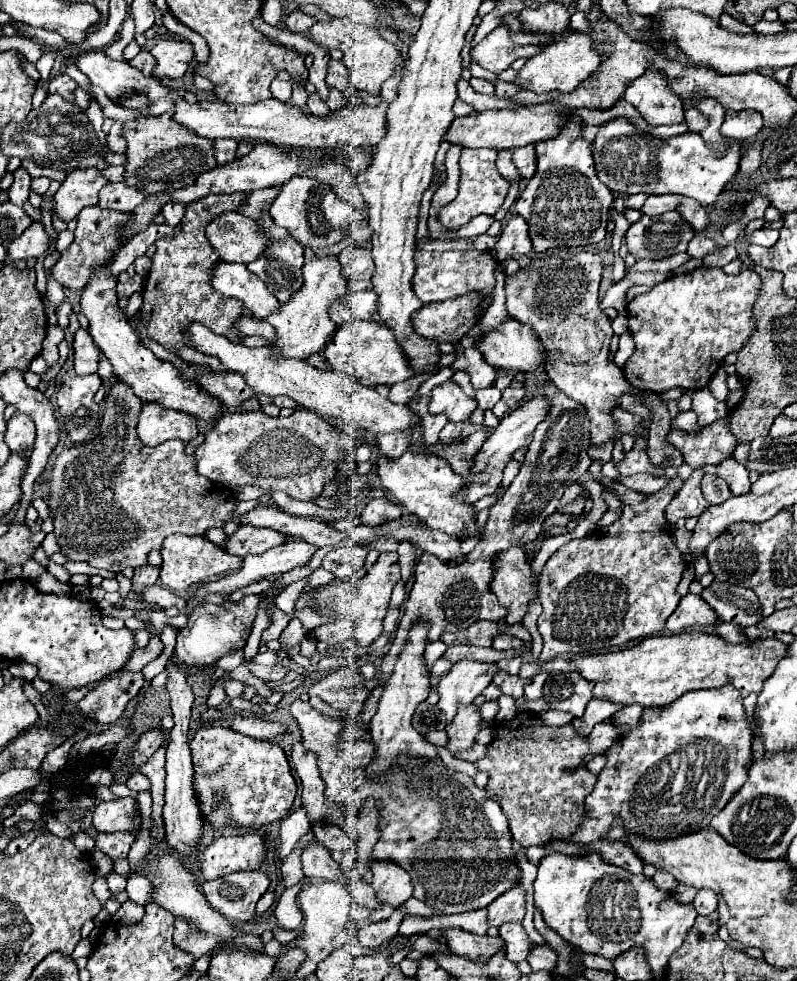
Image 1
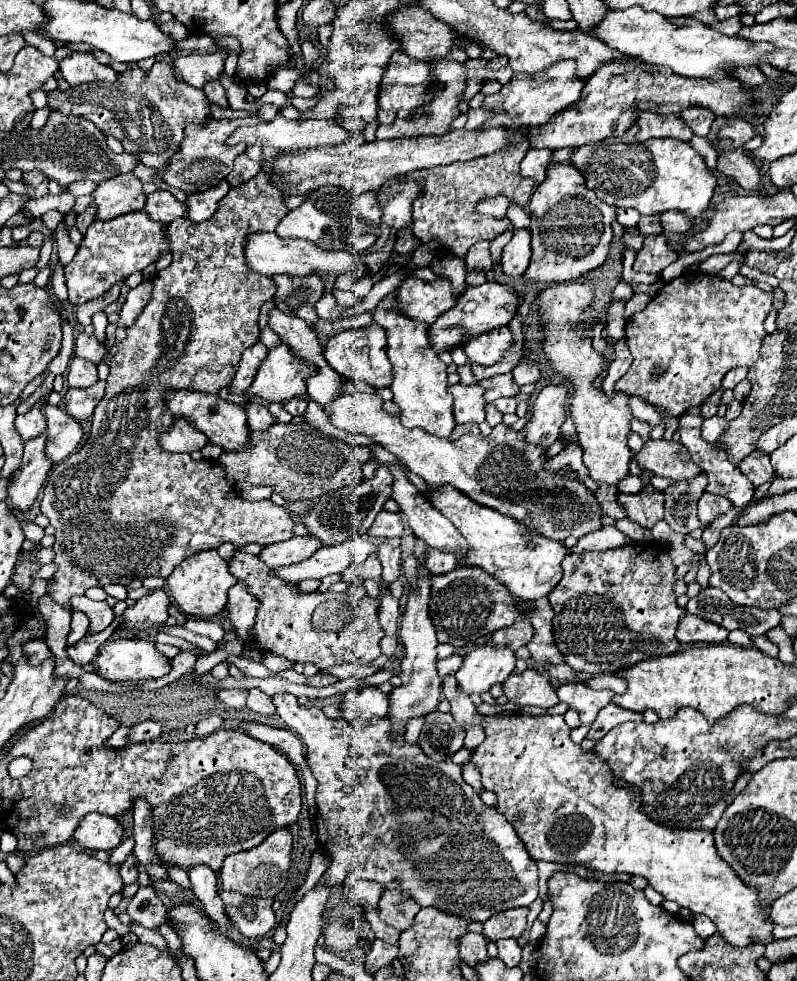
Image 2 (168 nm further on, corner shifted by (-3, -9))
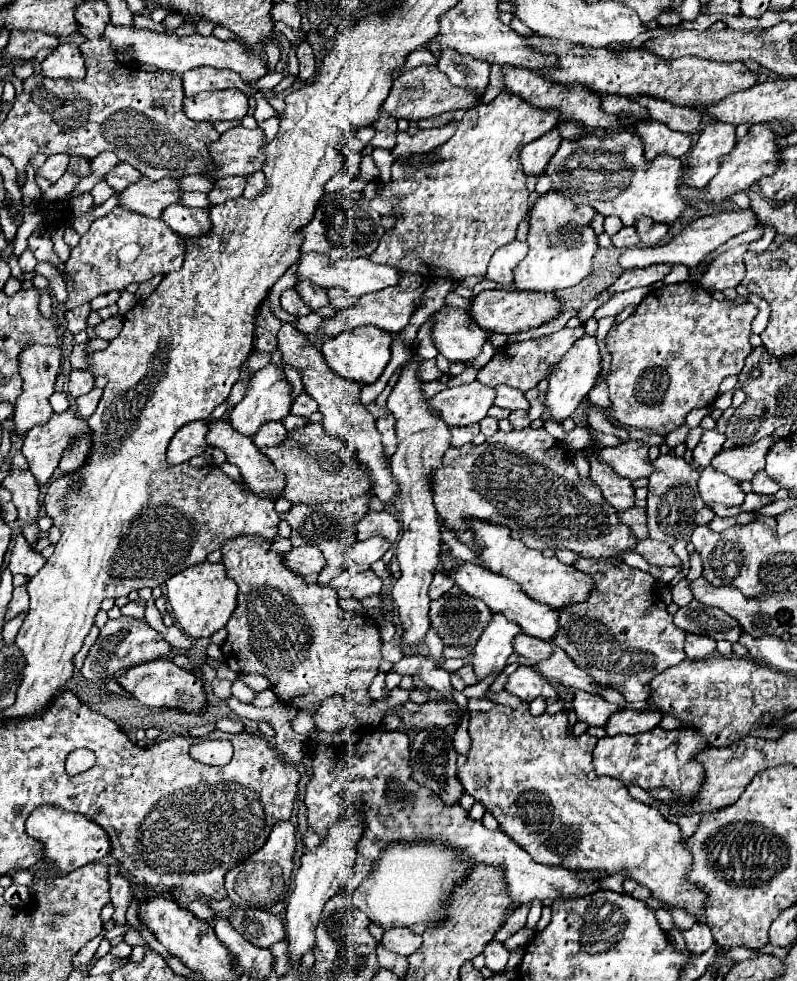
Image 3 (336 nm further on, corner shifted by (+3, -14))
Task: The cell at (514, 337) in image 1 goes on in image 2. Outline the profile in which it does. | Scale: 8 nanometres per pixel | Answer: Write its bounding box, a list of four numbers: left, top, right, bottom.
[463,326,513,366]

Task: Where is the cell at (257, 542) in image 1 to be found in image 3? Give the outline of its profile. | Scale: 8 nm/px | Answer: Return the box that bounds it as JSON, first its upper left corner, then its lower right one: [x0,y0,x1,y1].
[285,545,325,575]

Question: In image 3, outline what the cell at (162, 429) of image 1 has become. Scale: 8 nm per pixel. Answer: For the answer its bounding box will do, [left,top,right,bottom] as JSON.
[167,421,209,465]

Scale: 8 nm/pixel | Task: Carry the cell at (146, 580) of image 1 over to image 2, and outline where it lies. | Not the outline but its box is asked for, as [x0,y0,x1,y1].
[123,588,169,632]

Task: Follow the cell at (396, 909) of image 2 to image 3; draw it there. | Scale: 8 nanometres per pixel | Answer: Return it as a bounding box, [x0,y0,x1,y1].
[381,927,421,957]

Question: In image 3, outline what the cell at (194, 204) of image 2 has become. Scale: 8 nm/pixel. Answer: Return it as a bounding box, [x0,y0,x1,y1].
[209,175,247,205]

